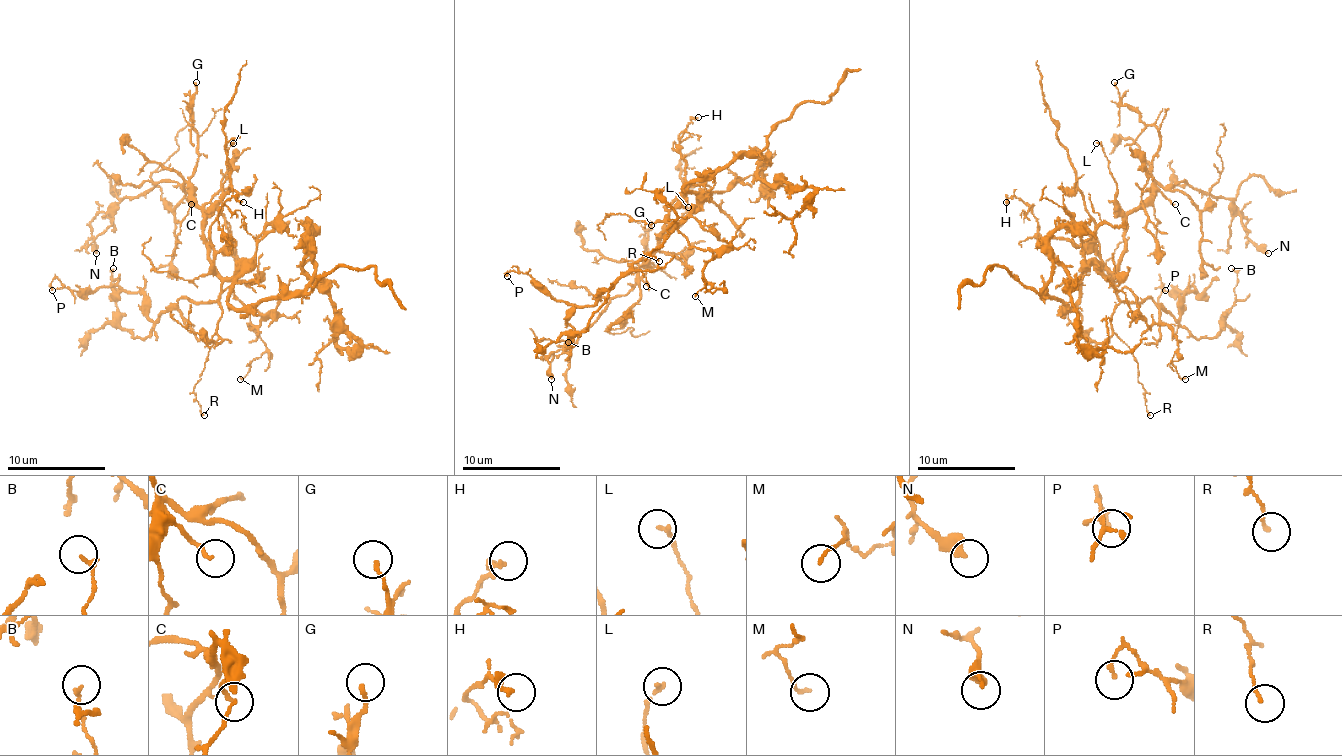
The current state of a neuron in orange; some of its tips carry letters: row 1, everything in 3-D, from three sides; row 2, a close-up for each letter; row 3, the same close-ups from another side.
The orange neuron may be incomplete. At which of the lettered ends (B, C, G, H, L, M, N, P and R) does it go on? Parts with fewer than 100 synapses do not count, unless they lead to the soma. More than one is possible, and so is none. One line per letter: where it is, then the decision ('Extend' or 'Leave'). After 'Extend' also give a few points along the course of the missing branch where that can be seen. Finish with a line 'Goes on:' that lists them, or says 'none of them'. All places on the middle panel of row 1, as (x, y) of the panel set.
B: Place: (568, 342). Leave
C: Place: (646, 286). Leave
G: Place: (651, 225). Leave
H: Place: (698, 117). Leave
L: Place: (688, 207). Leave
M: Place: (695, 296). Leave
N: Place: (551, 379). Leave
P: Place: (507, 276). Leave
R: Place: (659, 261). Leave
Goes on: none of them

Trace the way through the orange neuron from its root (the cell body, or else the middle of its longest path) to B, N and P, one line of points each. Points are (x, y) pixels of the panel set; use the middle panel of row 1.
B: (691, 193), (695, 195), (695, 205), (615, 283), (588, 328), (573, 337), (570, 347), (568, 342)
N: (691, 193), (695, 205), (659, 234), (639, 281), (615, 296), (573, 342), (546, 357), (551, 379)
P: (691, 193), (695, 205), (592, 306), (553, 301), (526, 274), (507, 271), (507, 276)

